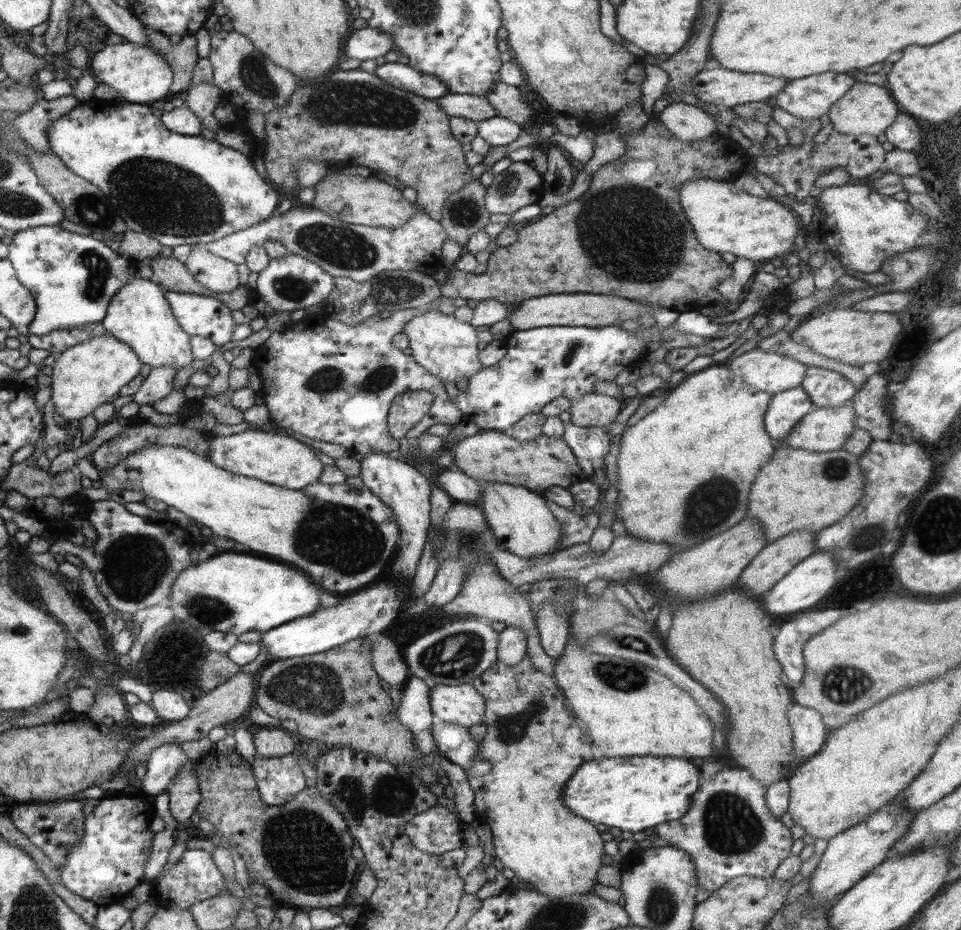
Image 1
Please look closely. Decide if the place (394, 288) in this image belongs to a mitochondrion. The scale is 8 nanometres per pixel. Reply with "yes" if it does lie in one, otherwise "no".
yes

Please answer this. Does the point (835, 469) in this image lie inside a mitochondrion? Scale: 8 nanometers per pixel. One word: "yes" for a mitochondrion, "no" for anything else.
yes

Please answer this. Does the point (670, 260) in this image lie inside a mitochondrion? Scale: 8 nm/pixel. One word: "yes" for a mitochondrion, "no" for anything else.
yes

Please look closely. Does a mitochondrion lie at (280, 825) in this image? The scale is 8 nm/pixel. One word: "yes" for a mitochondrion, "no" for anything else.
yes

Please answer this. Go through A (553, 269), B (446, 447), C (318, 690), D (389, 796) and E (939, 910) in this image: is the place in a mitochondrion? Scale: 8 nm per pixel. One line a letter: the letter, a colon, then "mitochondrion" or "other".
A: other
B: other
C: mitochondrion
D: mitochondrion
E: other

